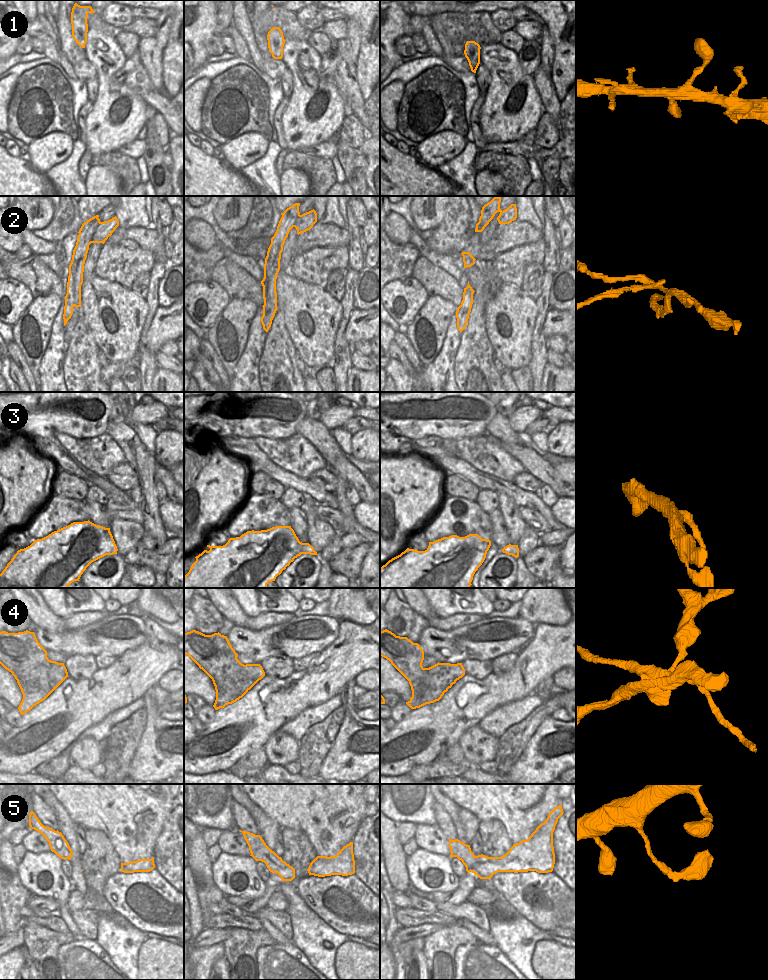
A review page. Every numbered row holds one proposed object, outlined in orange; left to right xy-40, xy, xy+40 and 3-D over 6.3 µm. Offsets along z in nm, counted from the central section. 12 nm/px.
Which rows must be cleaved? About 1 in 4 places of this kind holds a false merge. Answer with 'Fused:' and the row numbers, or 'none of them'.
Fused: 2, 4.

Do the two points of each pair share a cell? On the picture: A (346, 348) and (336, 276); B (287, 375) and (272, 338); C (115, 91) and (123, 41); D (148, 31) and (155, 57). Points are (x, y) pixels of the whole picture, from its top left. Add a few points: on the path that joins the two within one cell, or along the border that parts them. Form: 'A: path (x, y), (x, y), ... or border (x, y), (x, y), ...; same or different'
A: border (346, 277), (343, 297), (340, 301); different
B: path (278, 366), (278, 347); same
C: border (114, 37), (120, 49), (127, 57); different
D: border (154, 36), (140, 39); different

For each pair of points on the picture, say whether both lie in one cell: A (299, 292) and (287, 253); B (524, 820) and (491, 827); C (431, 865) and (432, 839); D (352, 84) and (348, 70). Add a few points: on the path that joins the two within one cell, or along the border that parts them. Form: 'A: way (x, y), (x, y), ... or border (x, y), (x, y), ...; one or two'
A: border (280, 268), (285, 272), (291, 273); two
B: border (480, 821), (499, 820), (513, 843); two
C: border (419, 847), (449, 857); two
D: way (350, 81), (348, 73); one

